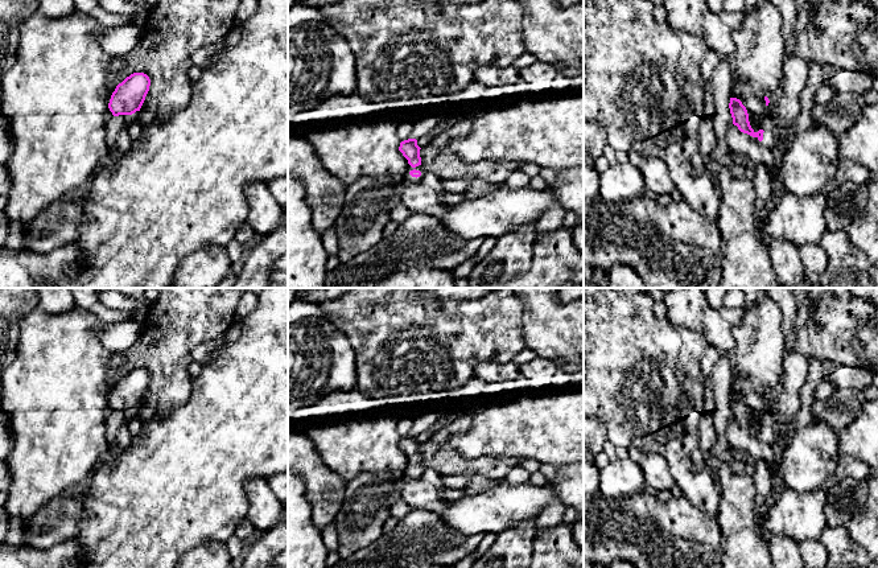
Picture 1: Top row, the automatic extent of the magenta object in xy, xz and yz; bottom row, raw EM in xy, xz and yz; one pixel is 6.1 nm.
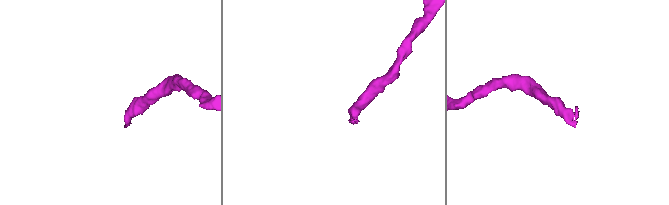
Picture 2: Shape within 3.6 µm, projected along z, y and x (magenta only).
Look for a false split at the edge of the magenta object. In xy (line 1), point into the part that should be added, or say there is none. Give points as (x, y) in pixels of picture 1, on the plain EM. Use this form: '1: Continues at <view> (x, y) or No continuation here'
1: No continuation here

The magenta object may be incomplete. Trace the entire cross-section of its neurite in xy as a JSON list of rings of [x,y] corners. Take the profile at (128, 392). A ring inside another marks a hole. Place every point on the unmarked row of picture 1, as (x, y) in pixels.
[[[133,369],[119,379],[111,391],[108,404],[114,412],[140,407],[149,387],[151,375],[144,369]]]

